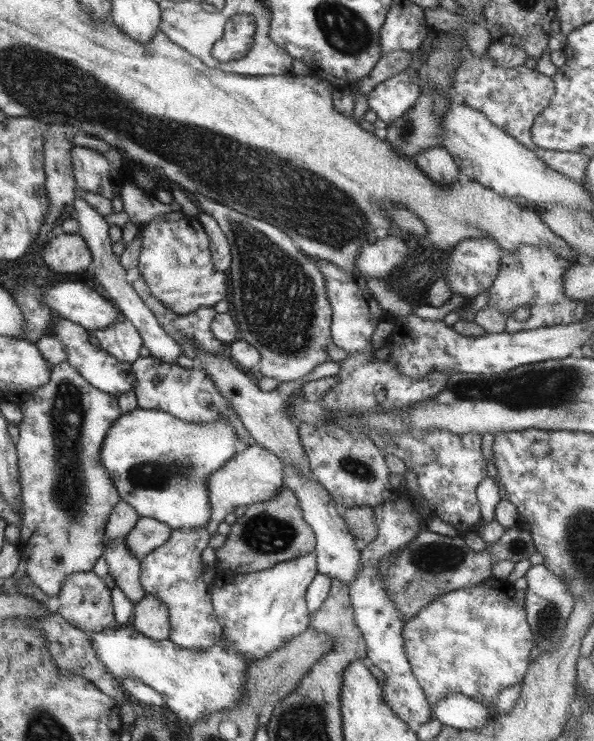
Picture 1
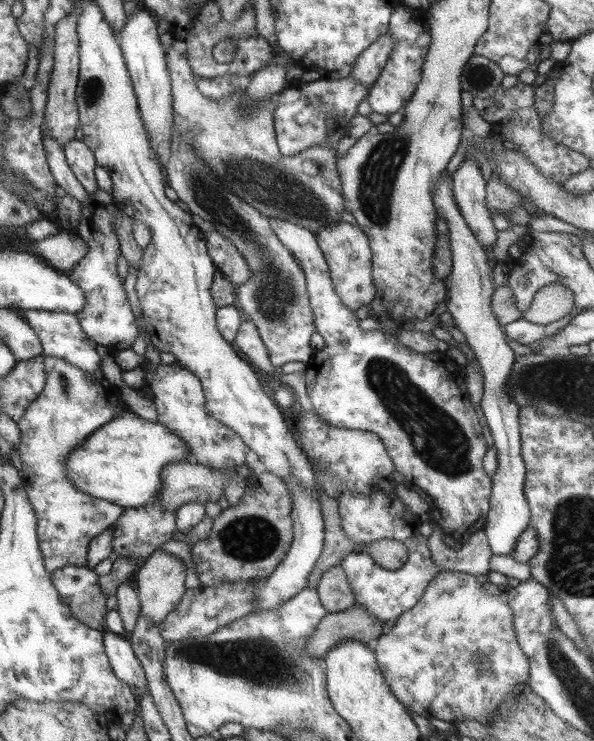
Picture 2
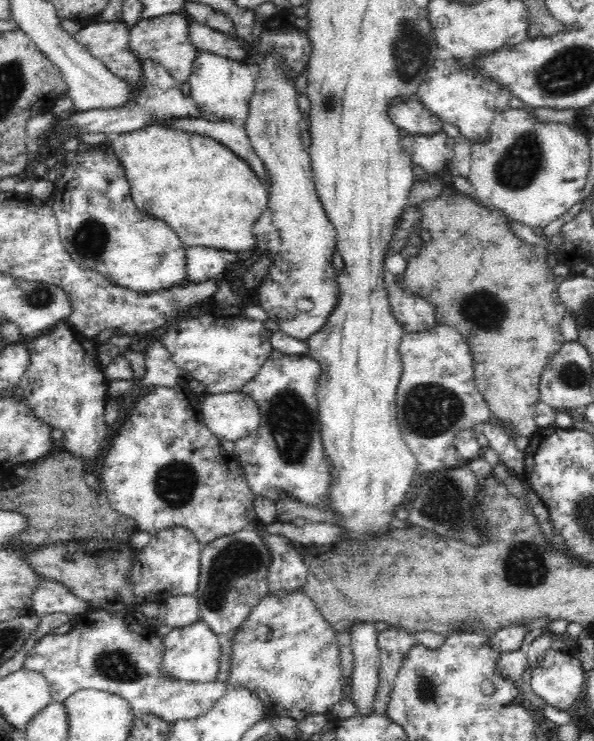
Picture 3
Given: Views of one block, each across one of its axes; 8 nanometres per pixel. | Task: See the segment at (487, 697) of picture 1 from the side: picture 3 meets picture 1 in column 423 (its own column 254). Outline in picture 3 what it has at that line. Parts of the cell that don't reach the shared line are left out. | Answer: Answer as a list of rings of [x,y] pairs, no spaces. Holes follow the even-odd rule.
[[[304,588],[282,596],[269,592],[232,638],[232,664],[226,683],[256,692],[272,715],[297,719],[305,714],[329,713],[344,696],[336,634]]]

